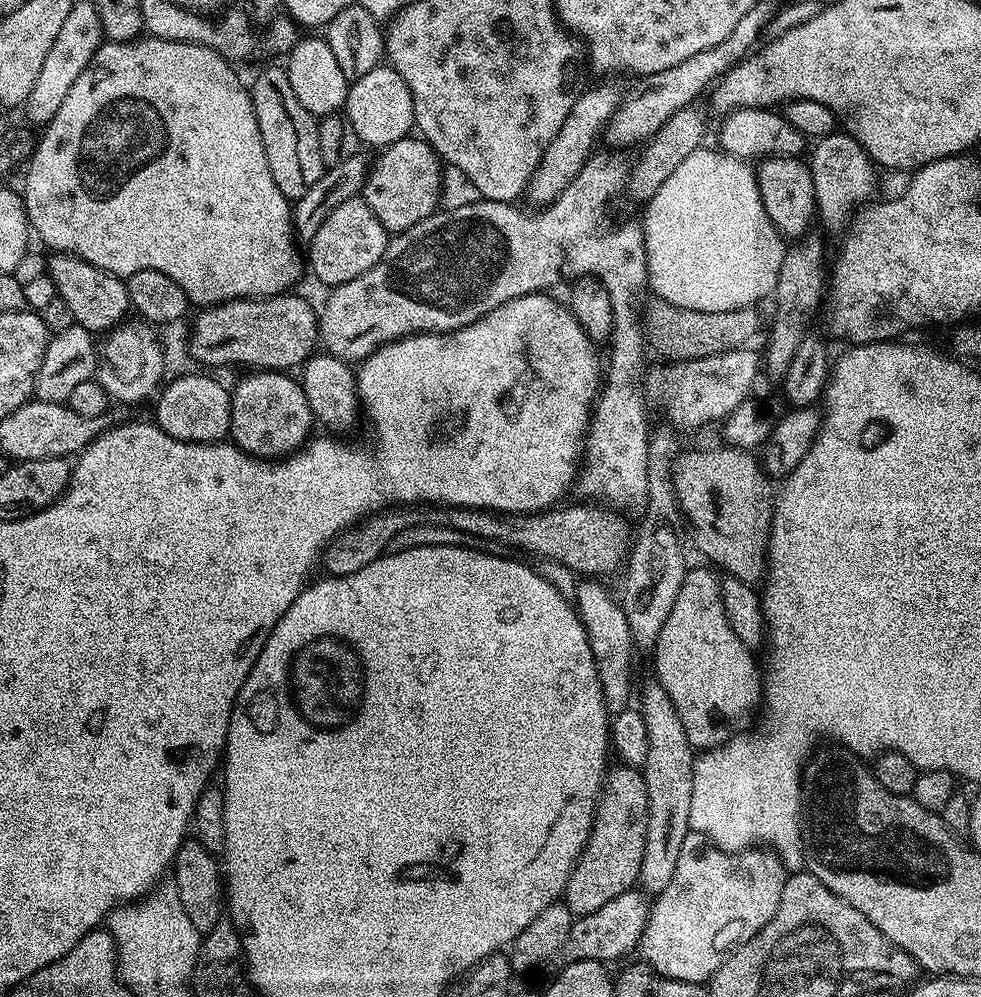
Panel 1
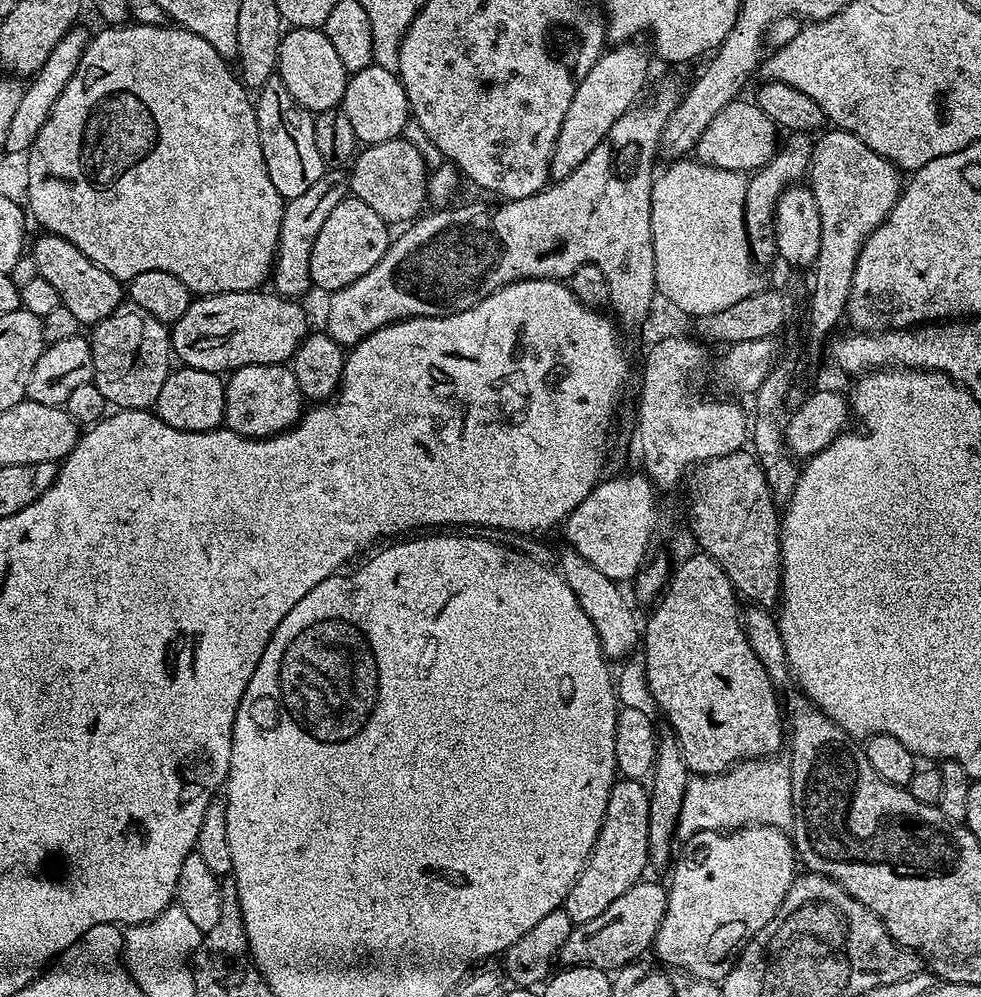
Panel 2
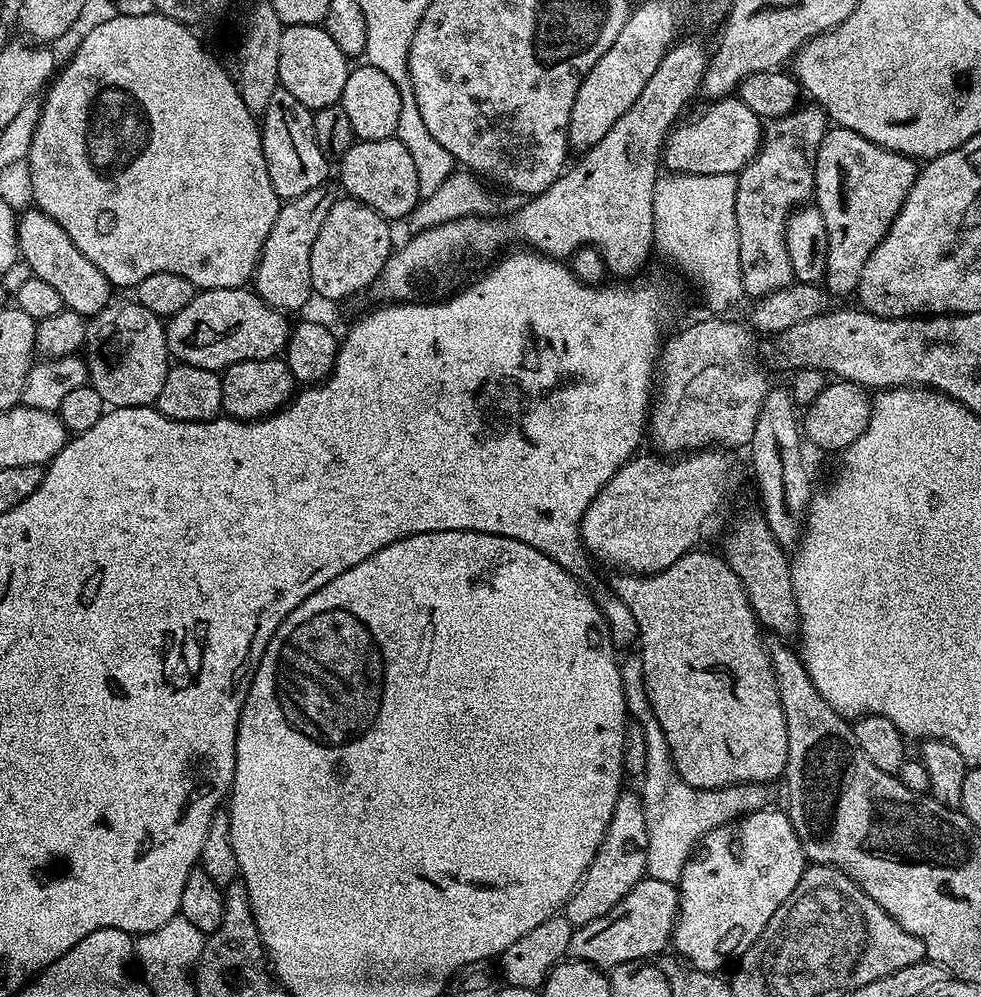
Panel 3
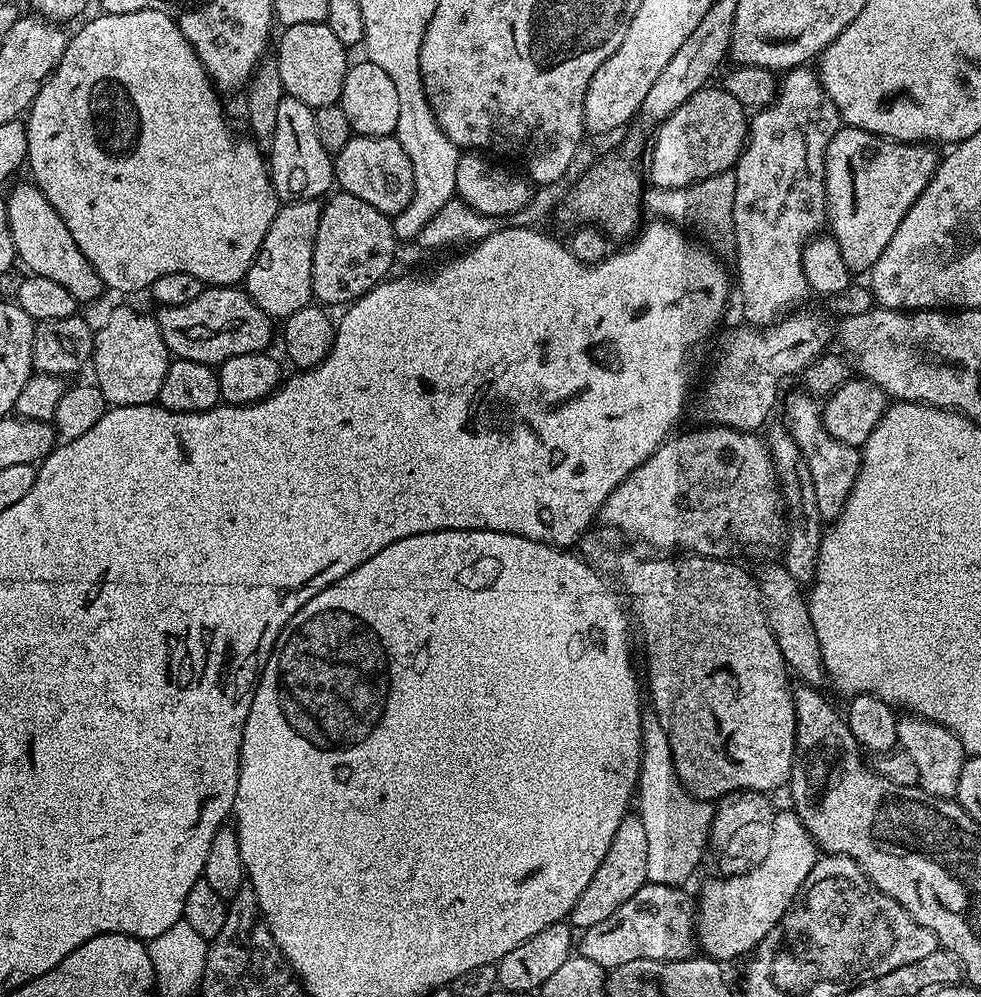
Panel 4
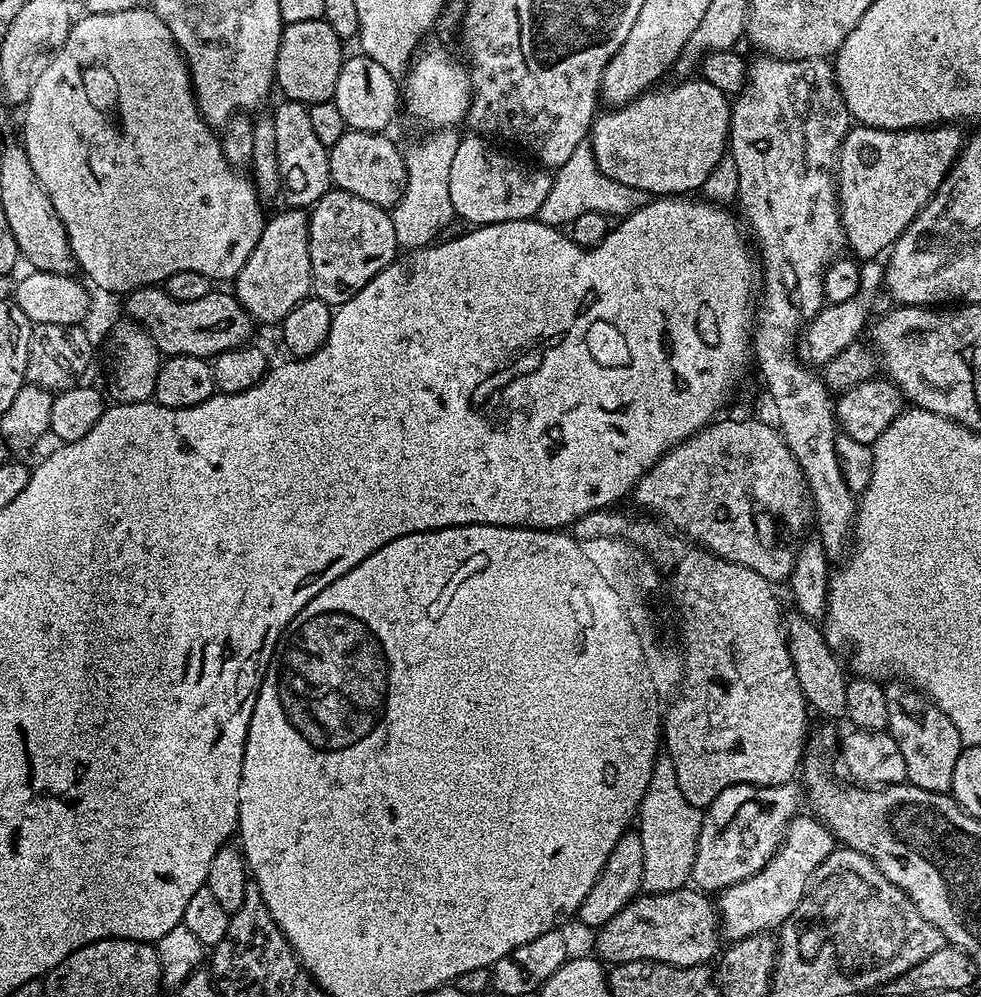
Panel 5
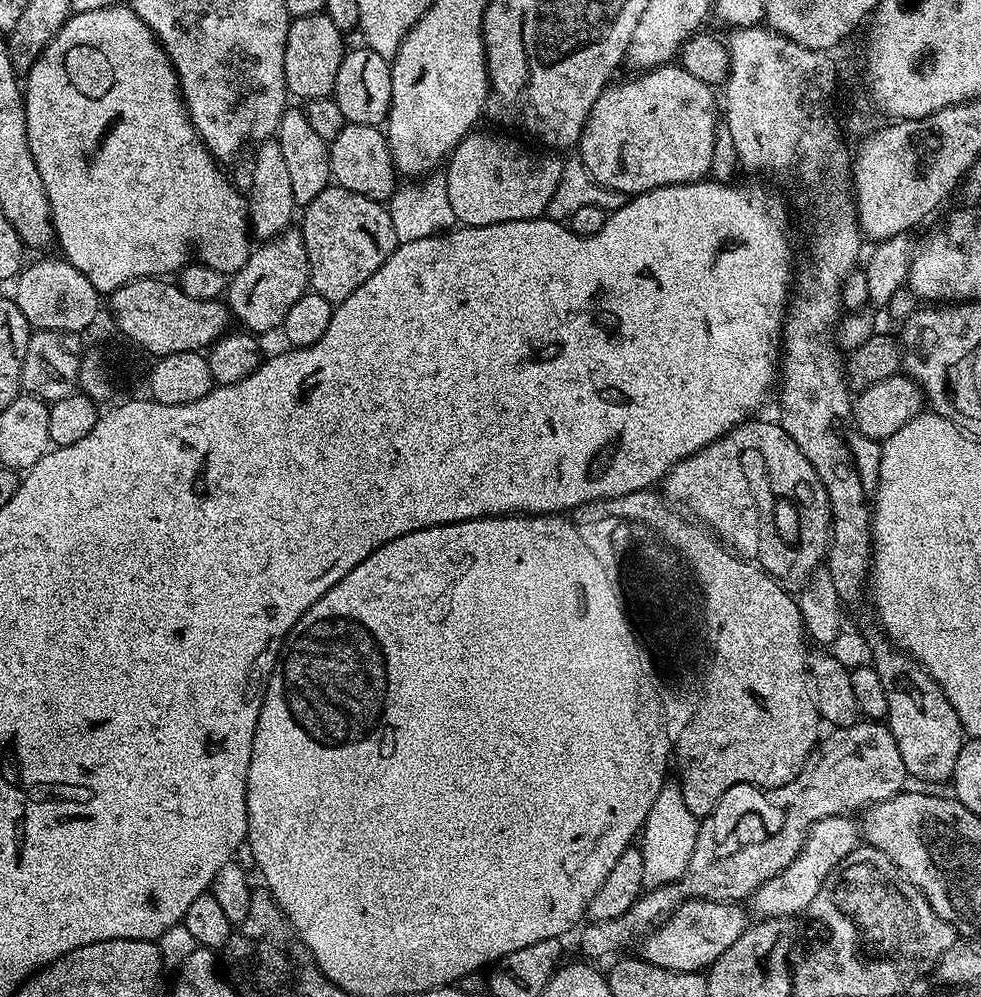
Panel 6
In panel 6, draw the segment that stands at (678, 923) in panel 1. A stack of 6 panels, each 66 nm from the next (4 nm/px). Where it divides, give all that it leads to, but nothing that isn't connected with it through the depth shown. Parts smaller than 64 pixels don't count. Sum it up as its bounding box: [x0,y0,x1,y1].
[750,815,861,918]

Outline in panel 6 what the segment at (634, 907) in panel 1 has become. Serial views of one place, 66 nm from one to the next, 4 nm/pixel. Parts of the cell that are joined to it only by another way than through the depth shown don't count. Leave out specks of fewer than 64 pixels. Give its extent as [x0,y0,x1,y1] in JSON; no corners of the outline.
[639,900,750,972]

